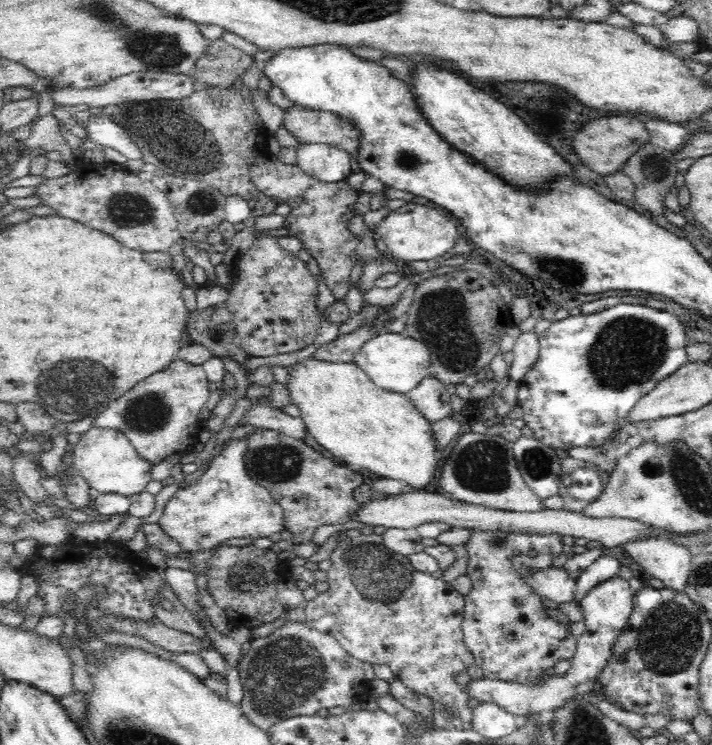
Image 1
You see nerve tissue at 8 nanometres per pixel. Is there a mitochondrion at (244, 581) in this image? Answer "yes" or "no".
yes

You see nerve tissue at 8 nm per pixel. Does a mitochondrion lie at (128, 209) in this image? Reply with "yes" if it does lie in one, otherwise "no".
yes

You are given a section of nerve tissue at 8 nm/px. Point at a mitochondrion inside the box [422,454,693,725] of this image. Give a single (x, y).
(496, 542)

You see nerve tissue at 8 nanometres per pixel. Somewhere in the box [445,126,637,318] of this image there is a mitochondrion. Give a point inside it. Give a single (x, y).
(566, 271)

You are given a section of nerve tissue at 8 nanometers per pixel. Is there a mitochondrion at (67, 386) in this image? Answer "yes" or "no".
yes

